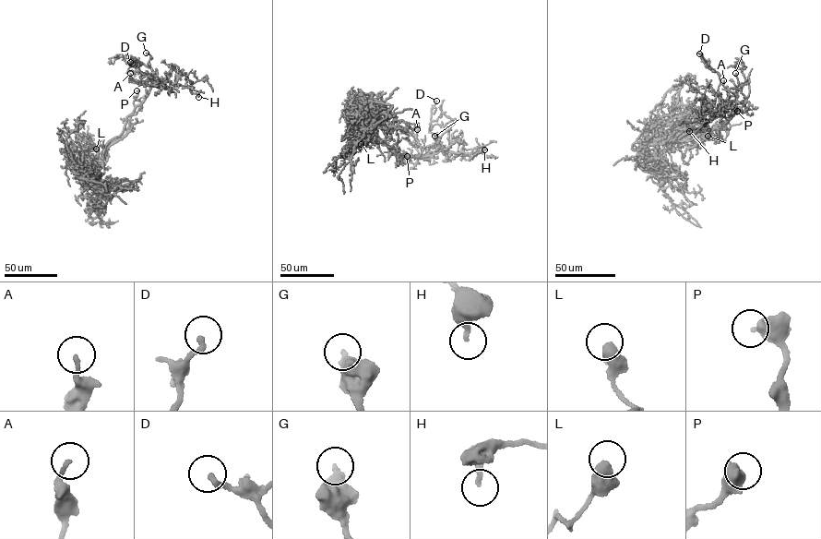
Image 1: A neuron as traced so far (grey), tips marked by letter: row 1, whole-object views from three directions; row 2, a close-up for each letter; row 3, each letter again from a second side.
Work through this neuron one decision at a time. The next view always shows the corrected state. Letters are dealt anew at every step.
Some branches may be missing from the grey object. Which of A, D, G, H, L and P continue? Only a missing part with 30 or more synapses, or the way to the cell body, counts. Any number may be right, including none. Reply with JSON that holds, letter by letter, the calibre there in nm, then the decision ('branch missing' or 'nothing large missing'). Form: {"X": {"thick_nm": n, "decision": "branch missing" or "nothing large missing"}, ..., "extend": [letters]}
{"A": {"thick_nm": 140, "decision": "nothing large missing"}, "D": {"thick_nm": 200, "decision": "nothing large missing"}, "G": {"thick_nm": 340, "decision": "nothing large missing"}, "H": {"thick_nm": 190, "decision": "nothing large missing"}, "L": {"thick_nm": 360, "decision": "nothing large missing"}, "P": {"thick_nm": 480, "decision": "nothing large missing"}, "extend": []}

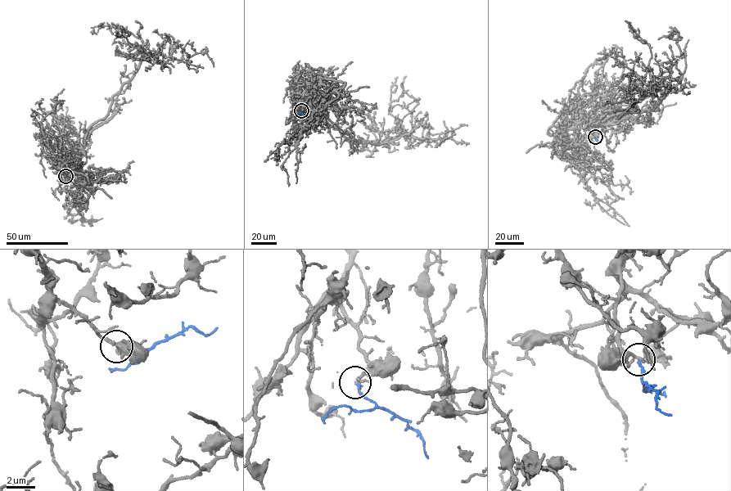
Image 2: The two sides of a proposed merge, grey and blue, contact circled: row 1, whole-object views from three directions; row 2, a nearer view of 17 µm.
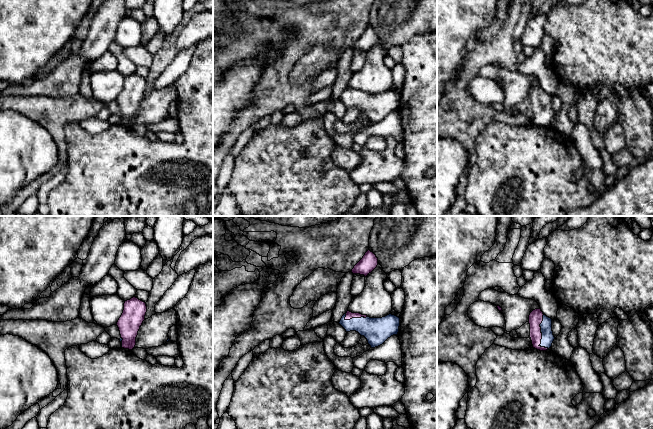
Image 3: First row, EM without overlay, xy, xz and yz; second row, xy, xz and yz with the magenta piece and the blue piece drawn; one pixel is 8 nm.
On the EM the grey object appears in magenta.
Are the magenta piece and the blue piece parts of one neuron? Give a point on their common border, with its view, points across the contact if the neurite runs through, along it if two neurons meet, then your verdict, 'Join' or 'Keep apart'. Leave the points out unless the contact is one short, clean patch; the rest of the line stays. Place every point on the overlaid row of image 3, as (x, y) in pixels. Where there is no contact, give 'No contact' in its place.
Touches magenta at yz (541, 334). Path across: yz (536, 316), (540, 324), (541, 334), (547, 339). Join

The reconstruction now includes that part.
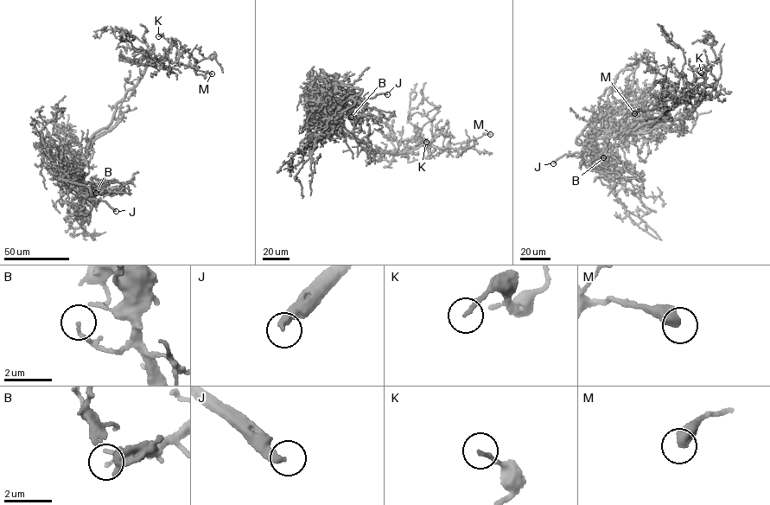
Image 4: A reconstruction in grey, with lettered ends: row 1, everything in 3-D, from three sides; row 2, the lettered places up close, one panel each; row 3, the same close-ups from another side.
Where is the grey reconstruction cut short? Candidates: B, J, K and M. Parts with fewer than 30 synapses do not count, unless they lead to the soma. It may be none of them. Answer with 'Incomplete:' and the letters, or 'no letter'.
Incomplete: J

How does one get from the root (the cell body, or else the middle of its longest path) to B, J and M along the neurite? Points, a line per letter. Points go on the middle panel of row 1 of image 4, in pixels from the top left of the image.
B: (346, 129), (337, 107), (347, 97), (356, 103), (353, 111), (353, 118), (351, 117)
J: (346, 129), (338, 112), (338, 105), (342, 99), (349, 97), (363, 103), (378, 94), (387, 94)
M: (346, 129), (356, 140), (371, 148), (397, 154), (421, 144), (459, 149), (468, 140), (490, 134)

